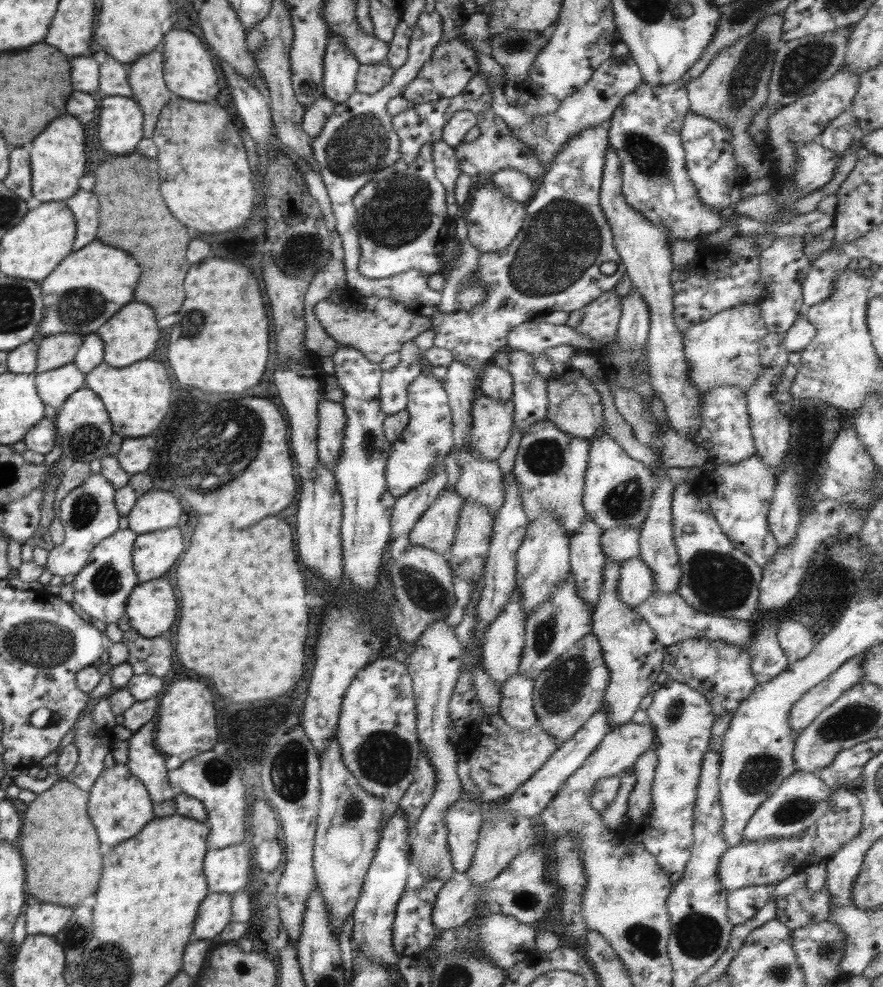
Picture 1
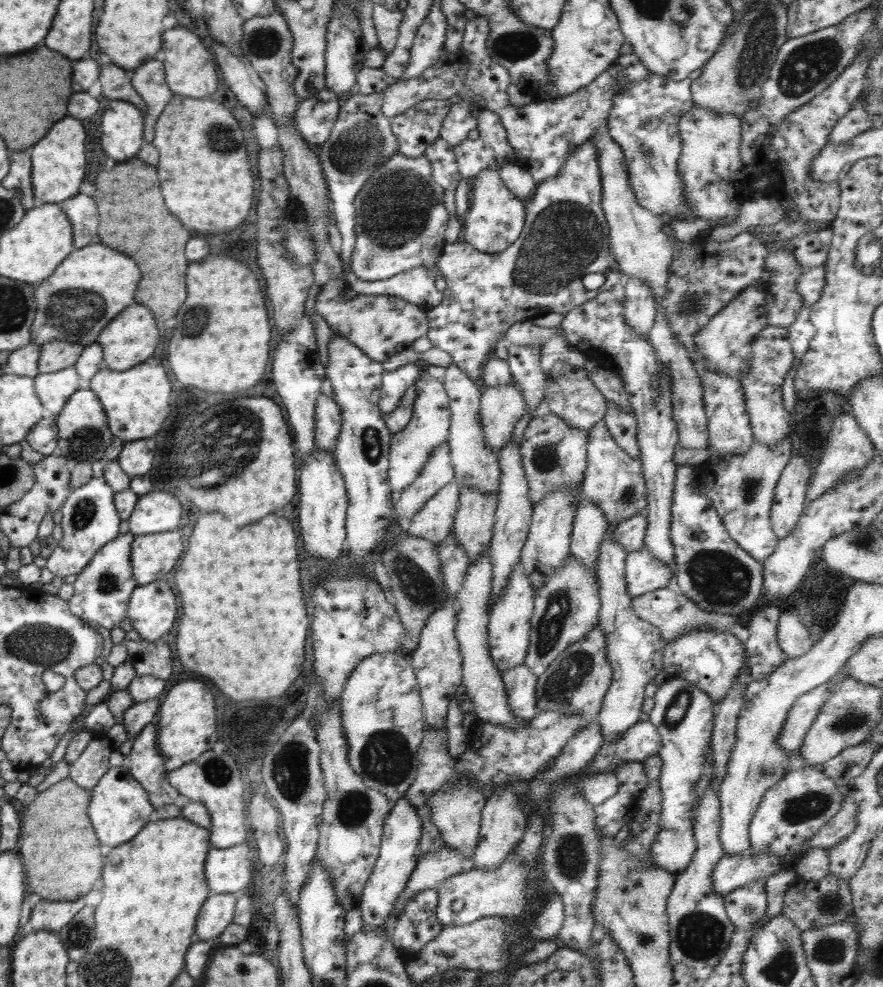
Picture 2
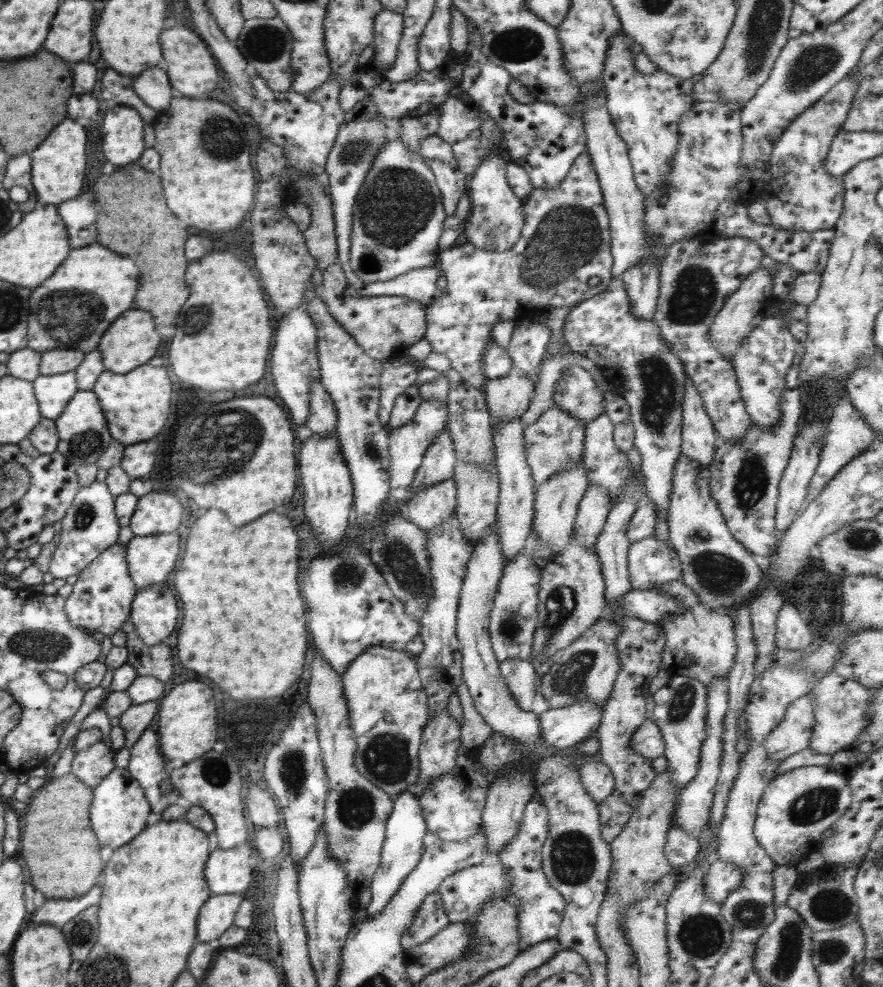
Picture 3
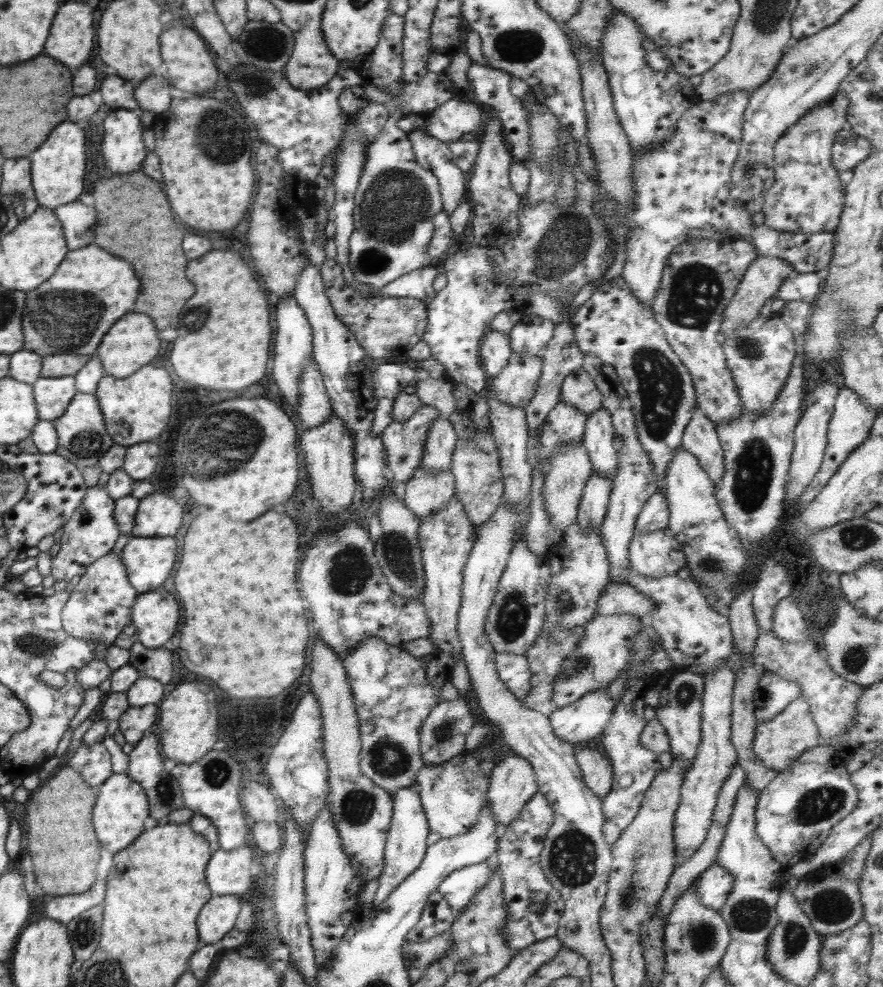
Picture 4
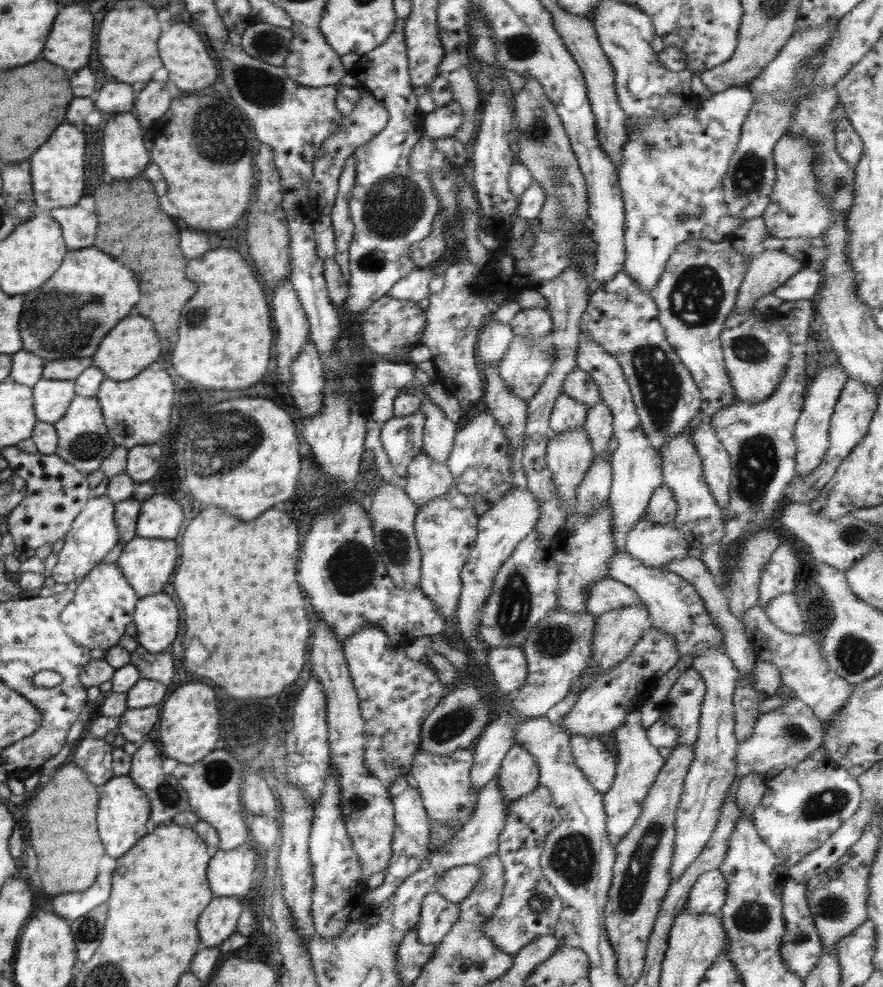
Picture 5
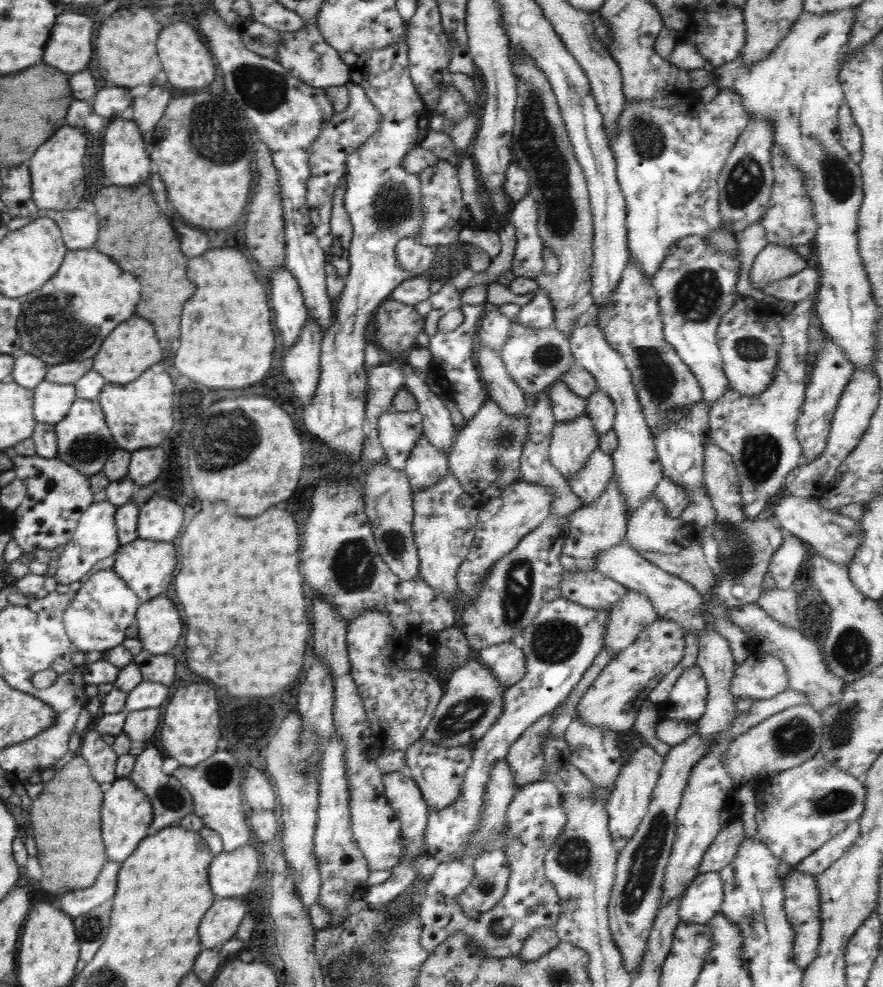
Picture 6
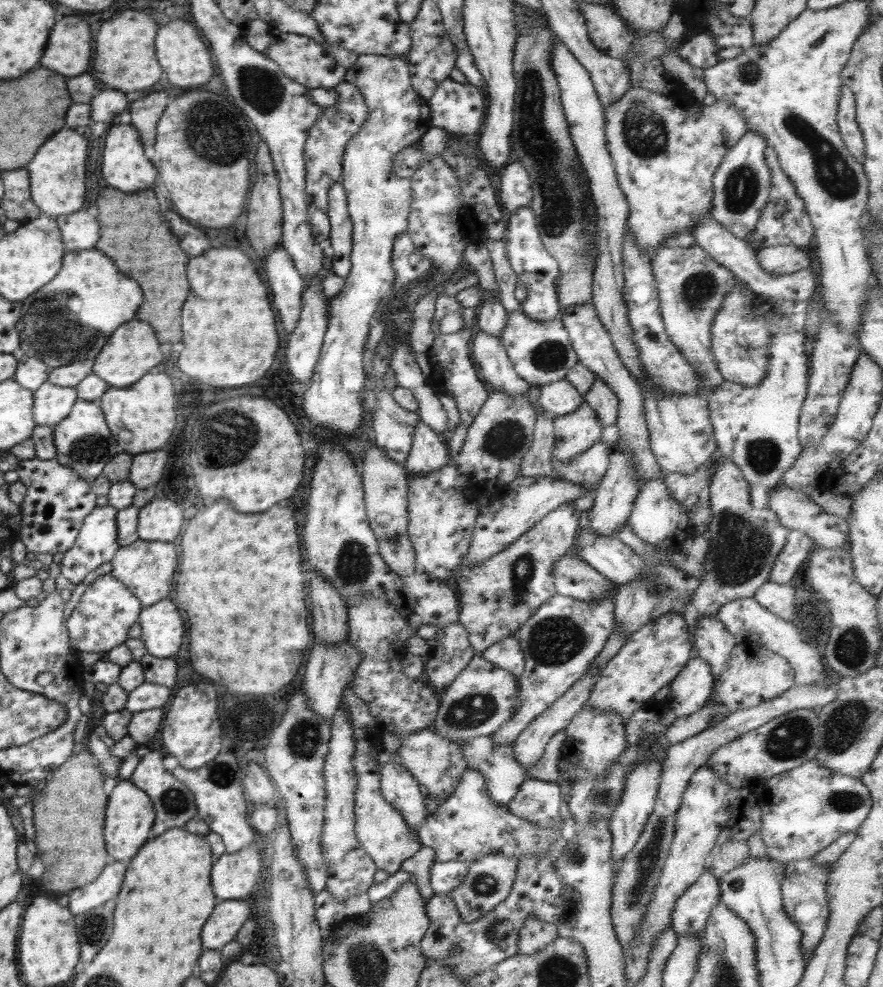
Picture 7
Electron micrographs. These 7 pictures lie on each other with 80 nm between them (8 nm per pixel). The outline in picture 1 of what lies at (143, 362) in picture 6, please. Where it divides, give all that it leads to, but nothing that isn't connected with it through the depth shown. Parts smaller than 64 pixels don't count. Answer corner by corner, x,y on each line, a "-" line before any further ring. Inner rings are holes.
130,302
110,317
98,330
97,335
104,344
104,362
114,368
126,368
134,362
148,359
156,350
160,328
156,325
155,312
143,302

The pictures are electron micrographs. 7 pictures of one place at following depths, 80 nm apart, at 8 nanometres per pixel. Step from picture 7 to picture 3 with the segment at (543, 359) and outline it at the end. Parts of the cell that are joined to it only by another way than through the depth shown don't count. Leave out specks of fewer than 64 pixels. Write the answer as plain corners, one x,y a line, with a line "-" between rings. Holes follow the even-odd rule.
514,366
506,377
487,380
482,391
488,407
485,415
492,421
493,432
498,419
516,419
526,412
535,395
536,382
526,373
514,369

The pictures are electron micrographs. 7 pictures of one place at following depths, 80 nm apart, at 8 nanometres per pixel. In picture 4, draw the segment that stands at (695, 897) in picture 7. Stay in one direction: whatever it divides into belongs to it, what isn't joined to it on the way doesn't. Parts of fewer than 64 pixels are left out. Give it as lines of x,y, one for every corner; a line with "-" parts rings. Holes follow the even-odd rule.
716,863
698,878
695,885
698,902
702,902
702,906
708,910
720,912
732,891
734,881
732,874

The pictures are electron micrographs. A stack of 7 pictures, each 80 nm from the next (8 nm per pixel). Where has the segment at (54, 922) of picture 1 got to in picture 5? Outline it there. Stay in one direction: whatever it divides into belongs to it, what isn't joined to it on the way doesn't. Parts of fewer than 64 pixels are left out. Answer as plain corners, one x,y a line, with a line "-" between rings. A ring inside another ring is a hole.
110,872
100,874
98,880
94,882
94,886
90,886
90,890
56,896
52,900
52,910
54,914
71,922
75,918
88,914
88,911
96,906
104,904
108,900
108,896
110,896

